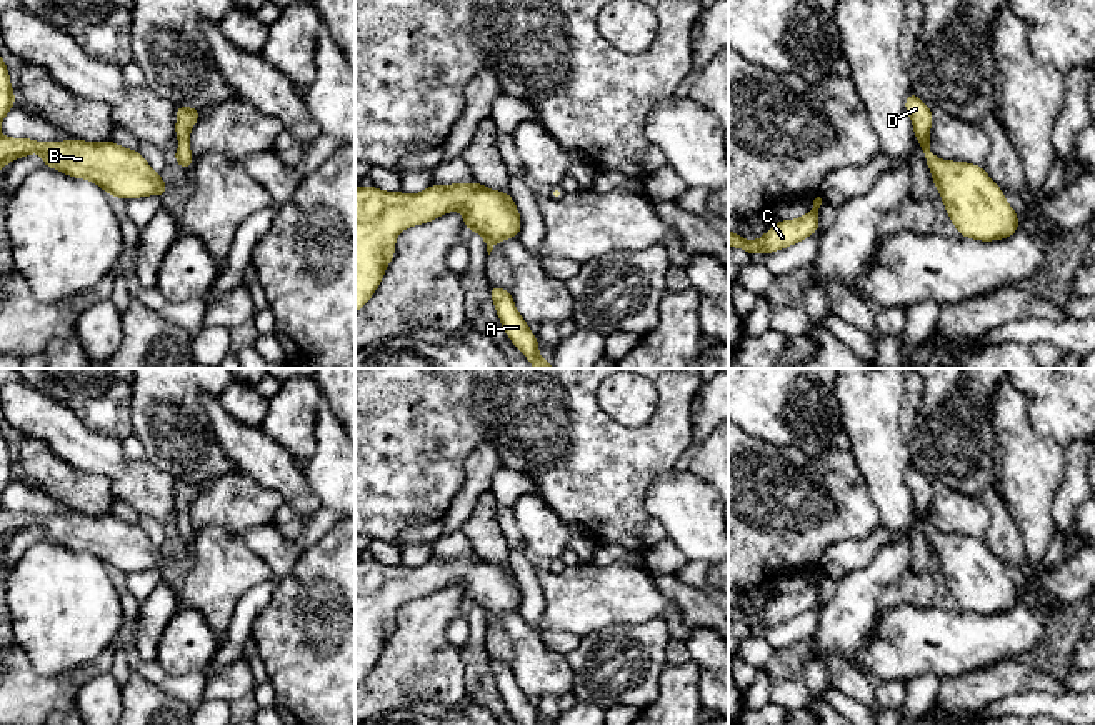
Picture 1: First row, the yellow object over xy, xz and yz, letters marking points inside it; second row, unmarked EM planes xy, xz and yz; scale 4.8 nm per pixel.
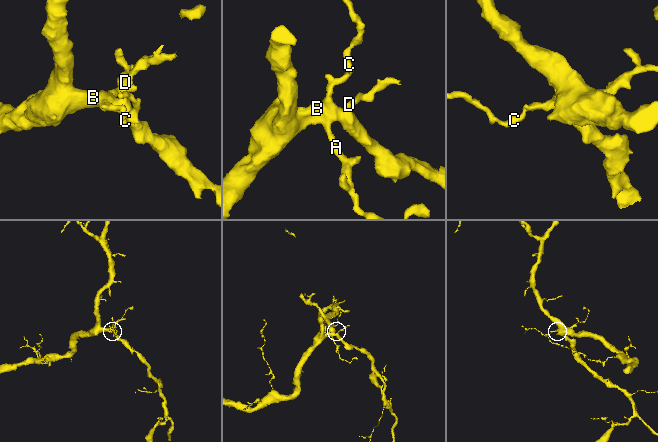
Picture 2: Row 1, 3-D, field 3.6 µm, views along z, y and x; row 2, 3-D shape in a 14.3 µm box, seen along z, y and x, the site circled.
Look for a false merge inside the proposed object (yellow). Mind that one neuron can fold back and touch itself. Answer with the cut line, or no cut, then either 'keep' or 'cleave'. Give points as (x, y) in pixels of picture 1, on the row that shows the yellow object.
no cut; keep

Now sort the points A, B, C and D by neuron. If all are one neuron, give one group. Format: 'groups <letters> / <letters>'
groups A B C D

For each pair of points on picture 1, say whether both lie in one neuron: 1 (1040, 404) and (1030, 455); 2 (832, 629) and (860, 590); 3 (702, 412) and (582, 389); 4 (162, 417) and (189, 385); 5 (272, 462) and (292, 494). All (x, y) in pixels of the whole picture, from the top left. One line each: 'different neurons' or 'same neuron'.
1: different neurons
2: same neuron
3: different neurons
4: same neuron
5: same neuron

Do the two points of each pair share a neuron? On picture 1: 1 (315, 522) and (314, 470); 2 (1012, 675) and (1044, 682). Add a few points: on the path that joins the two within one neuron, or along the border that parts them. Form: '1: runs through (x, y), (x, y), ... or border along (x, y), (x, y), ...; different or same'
1: border along (320, 507), (337, 517); different
2: runs through (1020, 679), (1035, 679); same

